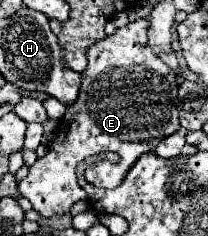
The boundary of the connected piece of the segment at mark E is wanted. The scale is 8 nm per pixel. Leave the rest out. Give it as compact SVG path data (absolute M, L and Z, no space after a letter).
M140 19L120 27L114 35L88 49L88 67L82 73L80 95L58 121L60 129L48 145L48 159L36 159L28 175L18 183L20 195L32 203L38 215L54 217L70 213L76 201L88 199L76 181L76 165L82 159L102 151L118 153L122 157L118 163L120 185L140 155L152 151L158 141L180 129L174 71L148 47L148 29L150 23Z

